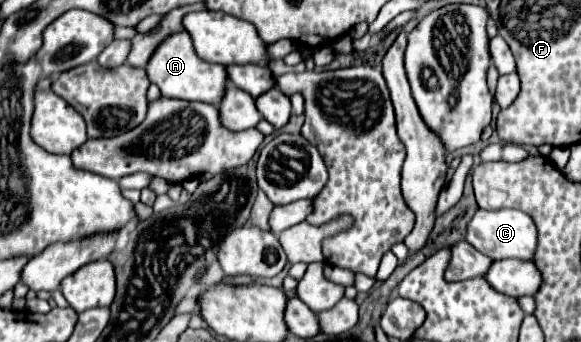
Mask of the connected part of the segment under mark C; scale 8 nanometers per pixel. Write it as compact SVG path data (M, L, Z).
M502 208L502 210L478 210L474 218L466 226L466 242L470 242L478 252L486 254L492 260L502 260L502 258L520 258L520 260L532 260L536 242L538 242L538 232L528 214L522 210L512 210L512 208Z

